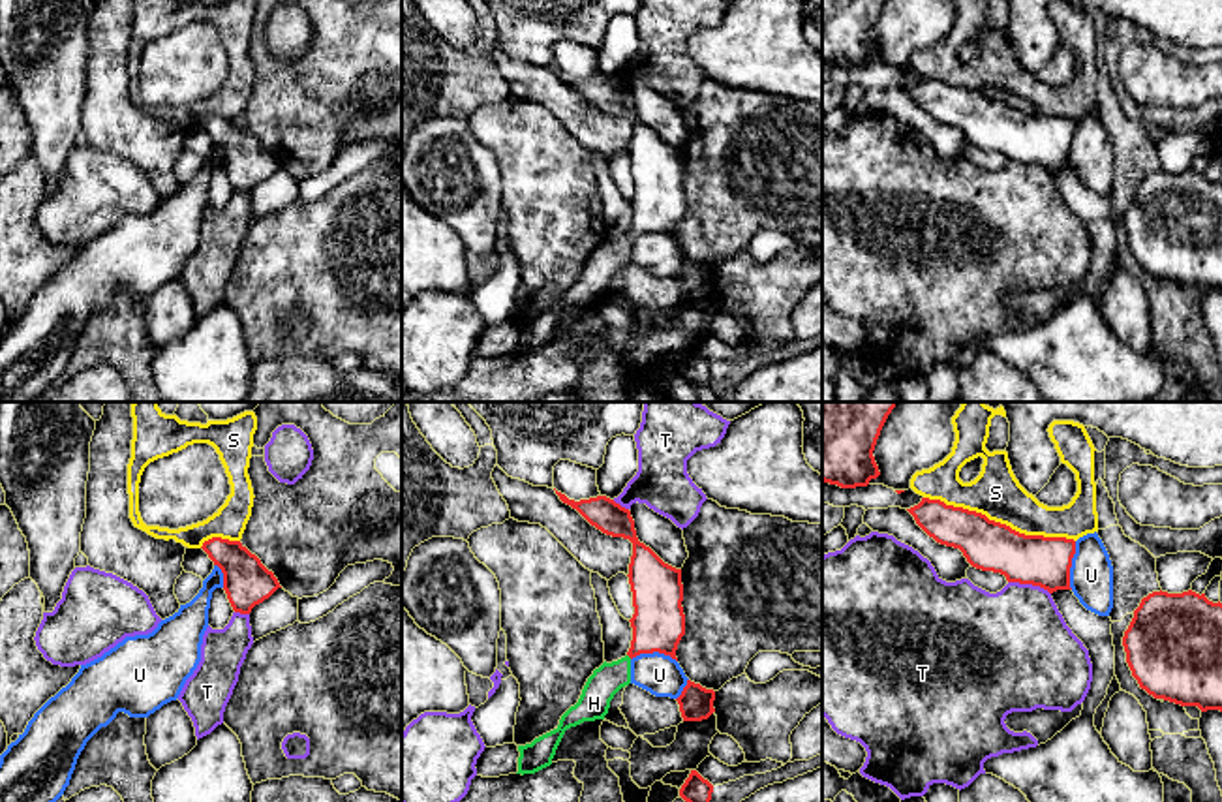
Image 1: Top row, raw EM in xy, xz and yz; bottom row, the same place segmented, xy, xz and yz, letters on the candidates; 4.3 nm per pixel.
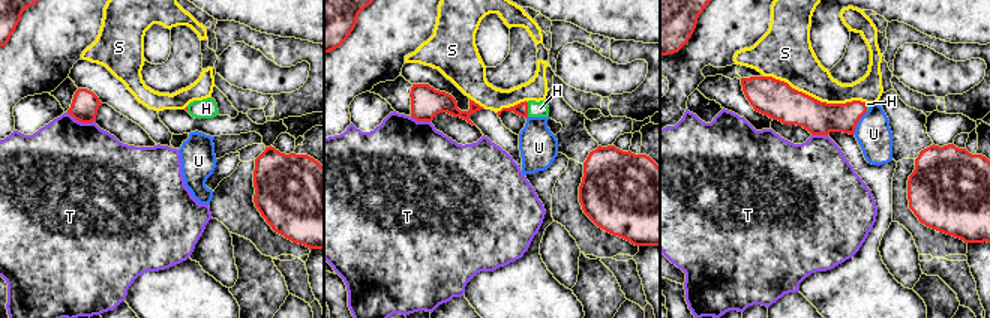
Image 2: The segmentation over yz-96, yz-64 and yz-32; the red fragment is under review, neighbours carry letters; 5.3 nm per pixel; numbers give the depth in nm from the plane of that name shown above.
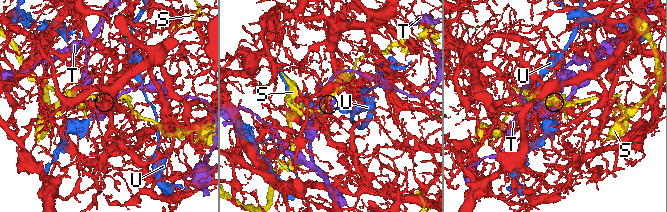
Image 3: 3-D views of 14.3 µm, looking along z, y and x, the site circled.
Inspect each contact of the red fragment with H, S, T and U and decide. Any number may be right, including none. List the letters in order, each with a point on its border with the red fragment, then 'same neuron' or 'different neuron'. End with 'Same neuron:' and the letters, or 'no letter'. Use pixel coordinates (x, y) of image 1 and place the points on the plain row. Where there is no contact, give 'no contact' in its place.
H: contact xz (629, 235); same neuron
S: contact yz (999, 102); different neuron
T: contact yz (1029, 162); different neuron
U: contact yz (1070, 145); different neuron
Same neuron: H

